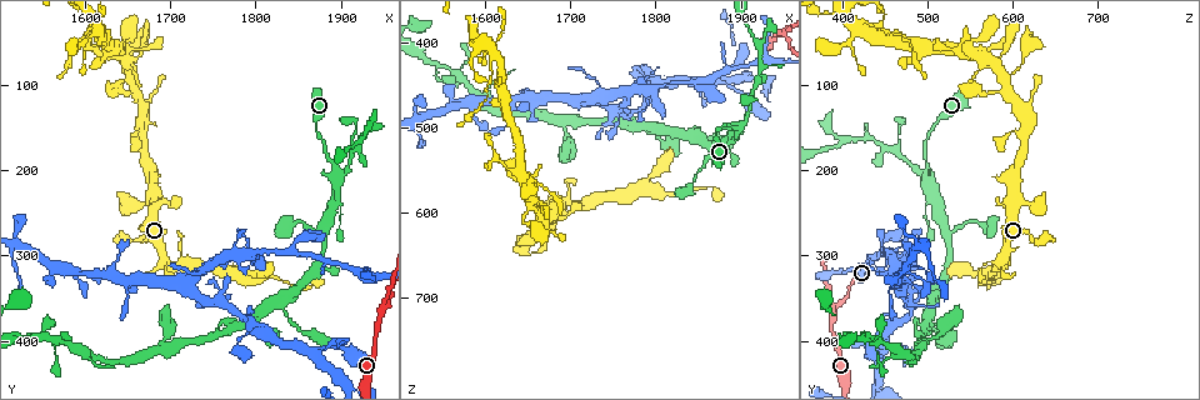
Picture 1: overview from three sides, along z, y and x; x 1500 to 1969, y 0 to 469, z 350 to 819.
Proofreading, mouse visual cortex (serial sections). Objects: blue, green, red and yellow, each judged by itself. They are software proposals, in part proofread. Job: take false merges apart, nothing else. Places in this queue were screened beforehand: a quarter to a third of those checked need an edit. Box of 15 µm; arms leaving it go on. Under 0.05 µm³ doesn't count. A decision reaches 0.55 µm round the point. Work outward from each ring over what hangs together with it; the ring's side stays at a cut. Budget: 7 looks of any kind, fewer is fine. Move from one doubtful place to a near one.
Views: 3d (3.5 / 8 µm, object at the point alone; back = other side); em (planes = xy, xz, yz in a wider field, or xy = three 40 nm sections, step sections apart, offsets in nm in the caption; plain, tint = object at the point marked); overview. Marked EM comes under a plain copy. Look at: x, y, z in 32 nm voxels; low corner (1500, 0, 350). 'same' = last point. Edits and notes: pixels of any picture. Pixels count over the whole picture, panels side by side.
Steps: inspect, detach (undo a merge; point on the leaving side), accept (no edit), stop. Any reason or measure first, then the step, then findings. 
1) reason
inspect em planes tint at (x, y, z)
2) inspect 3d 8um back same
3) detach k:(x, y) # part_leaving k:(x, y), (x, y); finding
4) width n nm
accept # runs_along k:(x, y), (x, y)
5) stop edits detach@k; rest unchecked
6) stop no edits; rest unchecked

arms part here
inspect 3d 3.5um at (1950, 365, 390)

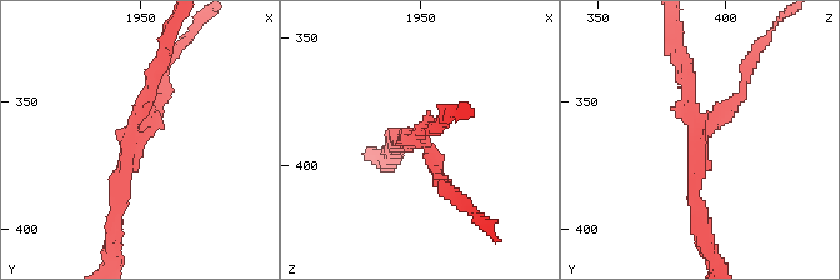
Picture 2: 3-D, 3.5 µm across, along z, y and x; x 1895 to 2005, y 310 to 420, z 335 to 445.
arms 3; arm_widths 150, 150, 200 nm
inspect em xy step 1 tint at (1947, 364, 389)

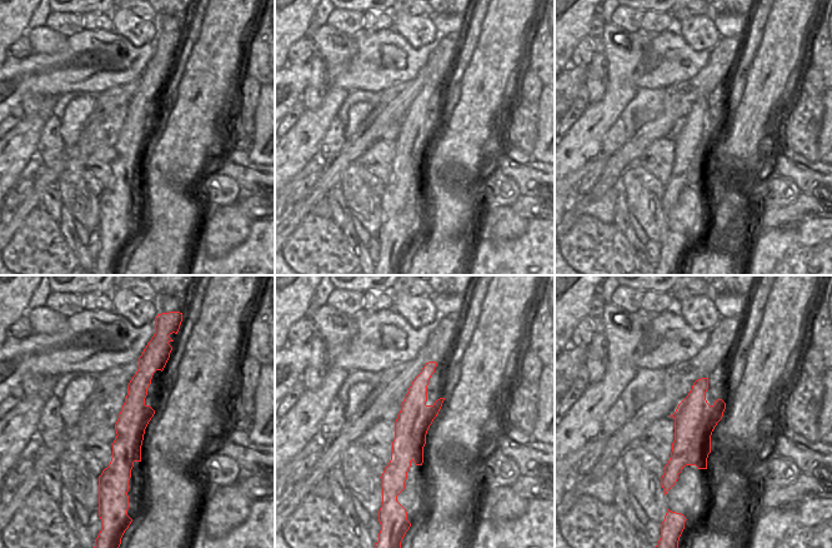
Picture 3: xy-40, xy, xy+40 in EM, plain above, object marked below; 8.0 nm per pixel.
detach 2:(166, 95) # part_leaving 2:(708, 129), (743, 90), (761, 44); two cells meet here

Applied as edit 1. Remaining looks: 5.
sharp bend
inspect 3d 8um at (1895, 200, 500)

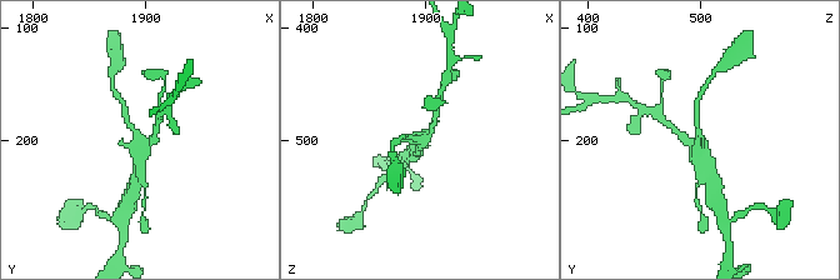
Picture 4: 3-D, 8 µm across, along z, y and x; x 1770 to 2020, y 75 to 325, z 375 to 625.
inspect em xy step 5 tint at (1896, 202, 498)

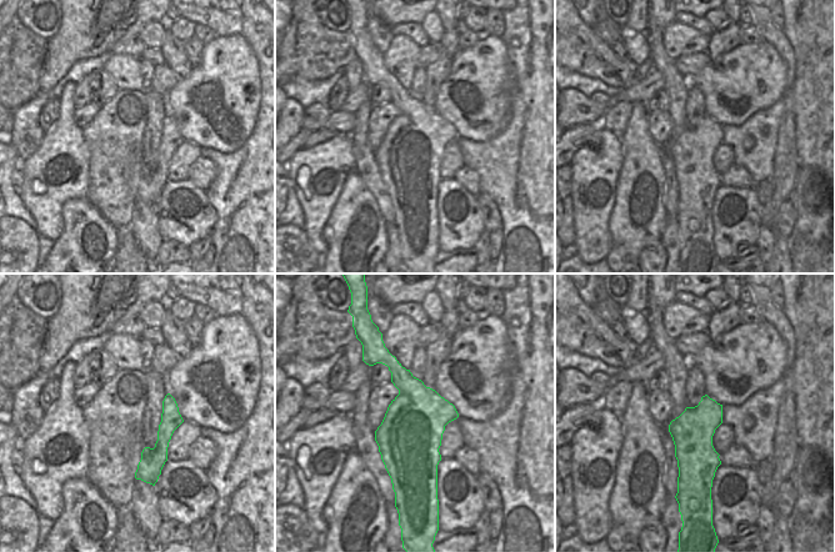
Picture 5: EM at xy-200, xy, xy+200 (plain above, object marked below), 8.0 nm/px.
width 500 nm
accept # runs_along 4:(125, 111), (140, 136), (140, 180); continuous, no second cell

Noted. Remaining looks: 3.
three arms meet
inspect 3d 8um at (1880, 270, 520)

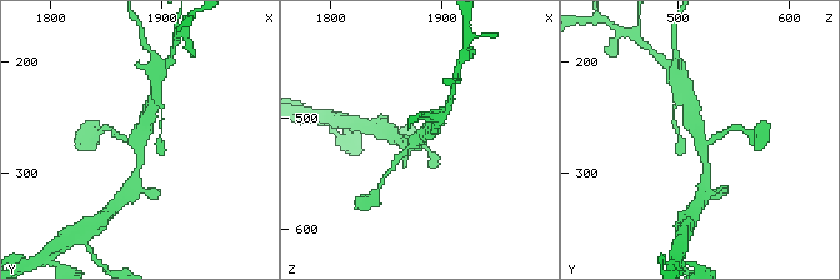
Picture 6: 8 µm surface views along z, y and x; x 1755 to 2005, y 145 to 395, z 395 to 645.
arms 3; arm_widths 200, 200, 400 nm; now the EM
inspect em xy step 3 tint at (1880, 270, 520)

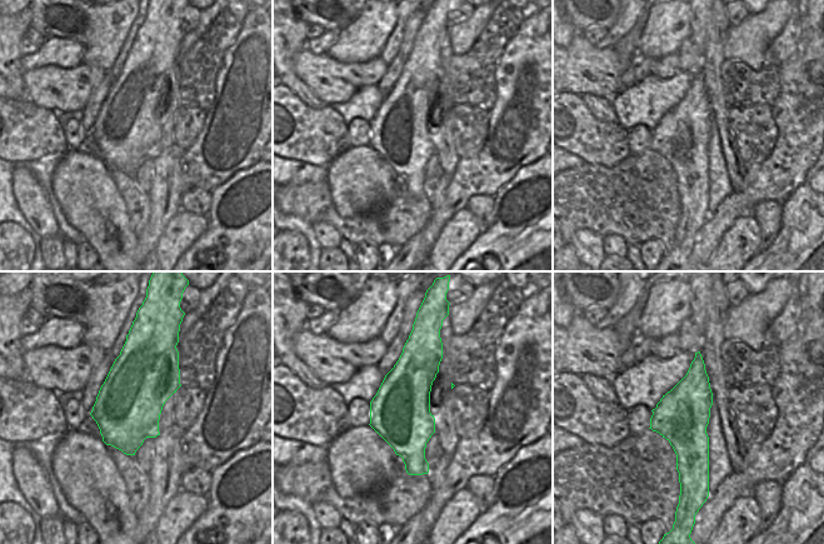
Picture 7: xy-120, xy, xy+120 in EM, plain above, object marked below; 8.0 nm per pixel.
accept # runs_along 6:(689, 109), (708, 174); continuous, no second cell

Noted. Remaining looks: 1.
stop edits detach@2; rest unchecked

